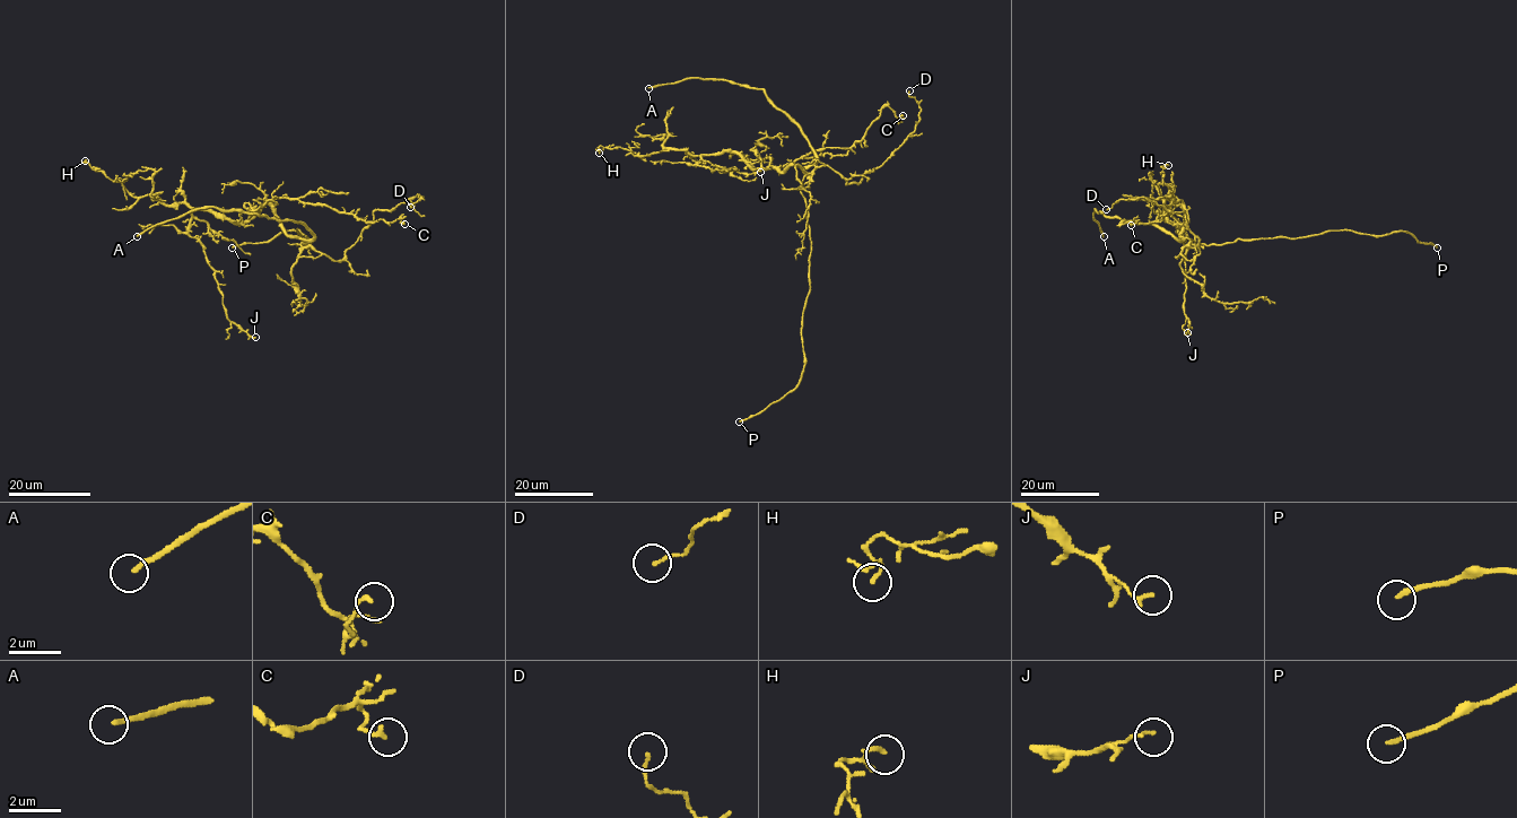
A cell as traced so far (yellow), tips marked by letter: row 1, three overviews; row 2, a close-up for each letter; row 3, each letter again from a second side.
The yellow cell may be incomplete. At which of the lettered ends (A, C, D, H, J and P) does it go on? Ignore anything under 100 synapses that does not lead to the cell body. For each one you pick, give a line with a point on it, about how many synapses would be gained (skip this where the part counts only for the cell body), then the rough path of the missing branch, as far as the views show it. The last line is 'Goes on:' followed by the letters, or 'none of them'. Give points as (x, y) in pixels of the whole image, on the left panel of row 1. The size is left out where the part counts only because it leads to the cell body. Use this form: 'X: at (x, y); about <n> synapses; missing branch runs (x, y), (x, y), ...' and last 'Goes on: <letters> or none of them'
A: at (137, 236); about 170 synapses
Goes on: A

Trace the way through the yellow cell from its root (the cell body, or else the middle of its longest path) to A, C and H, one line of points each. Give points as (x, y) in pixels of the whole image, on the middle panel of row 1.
A: (805, 175), (803, 172), (816, 161), (814, 151), (802, 130), (761, 89), (702, 78), (686, 78), (648, 88)
C: (805, 175), (795, 165), (784, 172), (777, 167), (826, 148), (849, 148), (887, 105), (900, 120), (903, 115)
H: (805, 175), (795, 165), (784, 172), (753, 168), (731, 151), (663, 149), (641, 157), (600, 146), (599, 153)

